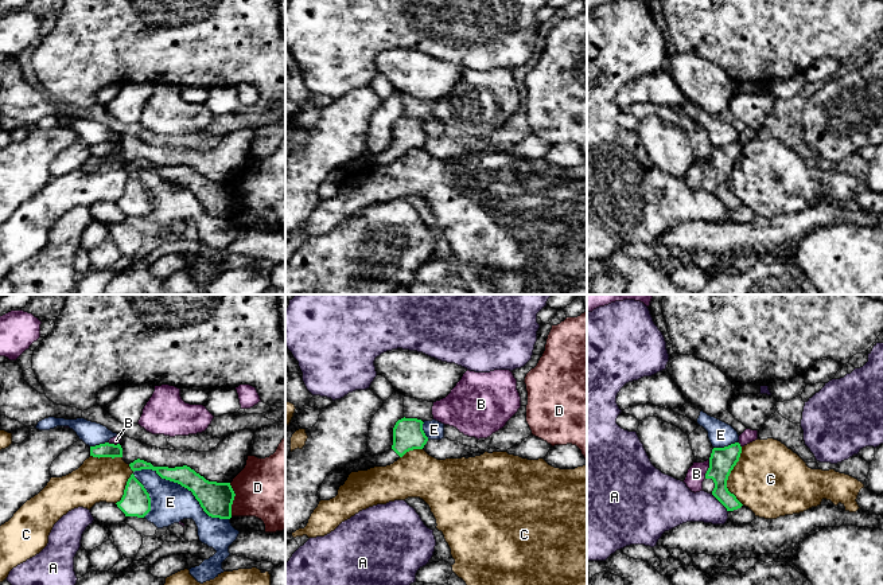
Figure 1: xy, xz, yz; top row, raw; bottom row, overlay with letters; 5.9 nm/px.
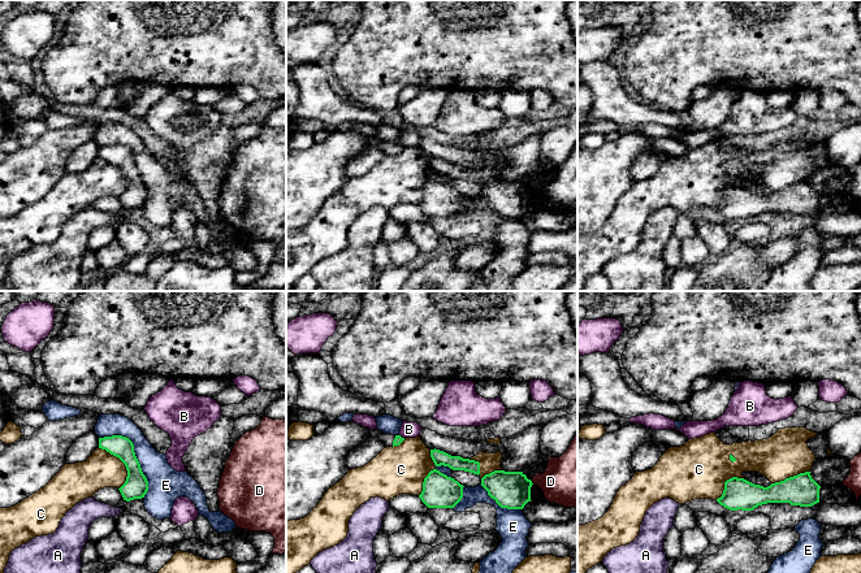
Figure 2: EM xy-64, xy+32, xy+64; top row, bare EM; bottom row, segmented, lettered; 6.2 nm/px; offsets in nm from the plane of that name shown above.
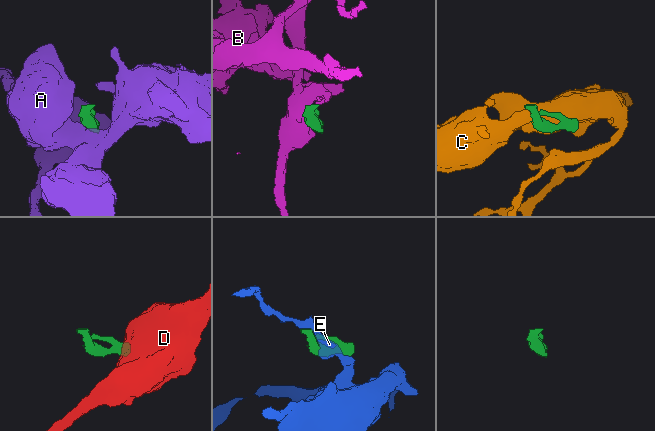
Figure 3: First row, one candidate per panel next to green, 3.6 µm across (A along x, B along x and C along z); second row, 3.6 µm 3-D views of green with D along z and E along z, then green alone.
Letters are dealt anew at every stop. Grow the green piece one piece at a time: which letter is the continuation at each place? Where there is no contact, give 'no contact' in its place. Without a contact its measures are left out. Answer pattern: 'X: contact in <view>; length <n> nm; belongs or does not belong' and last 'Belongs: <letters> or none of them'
A: contact in yz; length 150 nm; does not belong
B: contact in yz; length 120 nm; does not belong
C: contact in yz; length 360 nm; does not belong
D: contact in xy; length 200 nm; does not belong
E: contact in xy; length 650 nm; does not belong
Belongs: none of them

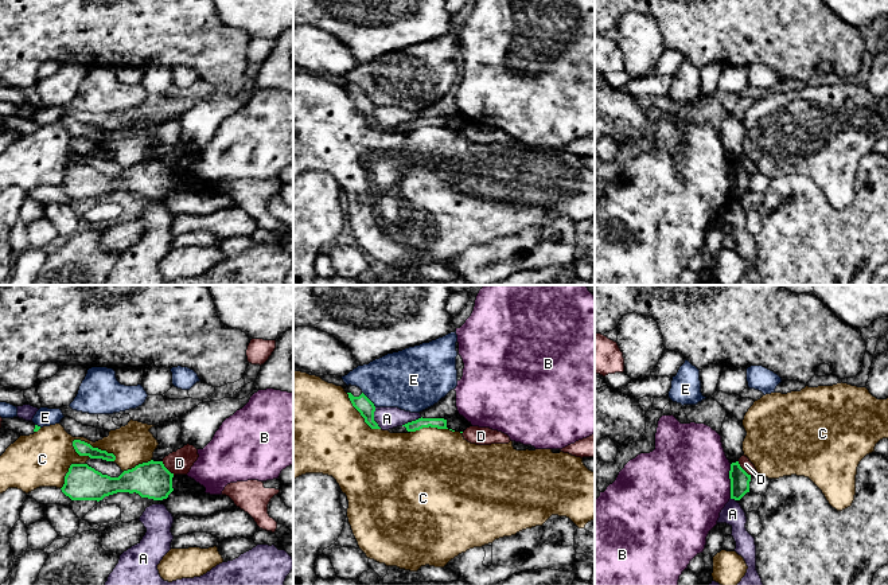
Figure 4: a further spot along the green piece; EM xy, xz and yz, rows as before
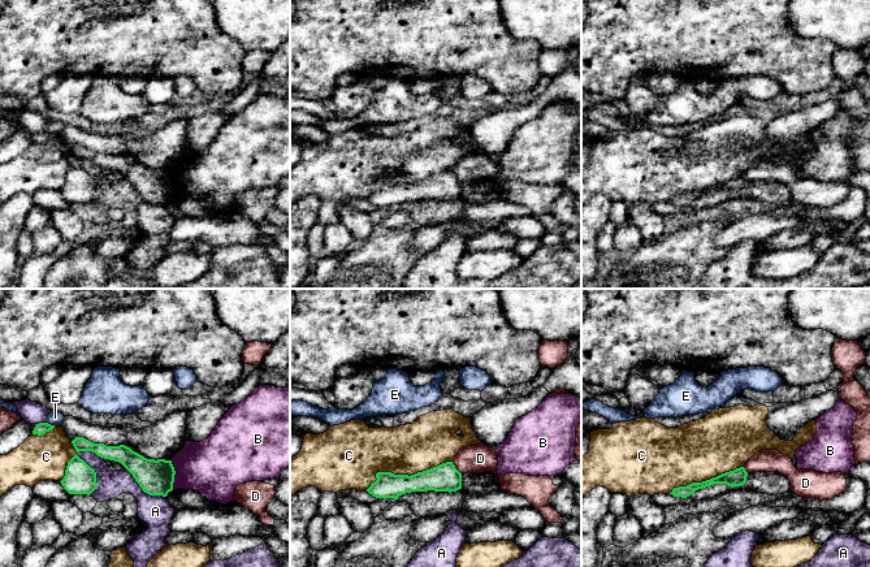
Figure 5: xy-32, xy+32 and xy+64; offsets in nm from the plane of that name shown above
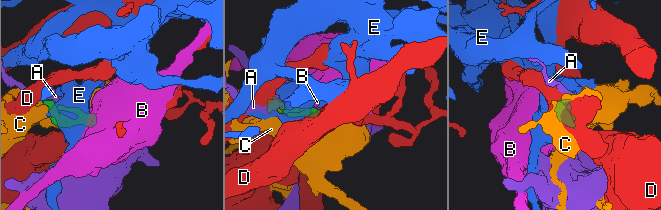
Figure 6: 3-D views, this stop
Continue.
A: contact in xz; length 130 nm; does not belong
B: contact in yz; length 200 nm; does not belong
C: contact in xy; length 300 nm; does not belong
D: contact in xy; length 120 nm; does not belong
E: contact in xz; length 130 nm; does not belong
Belongs: none of them

